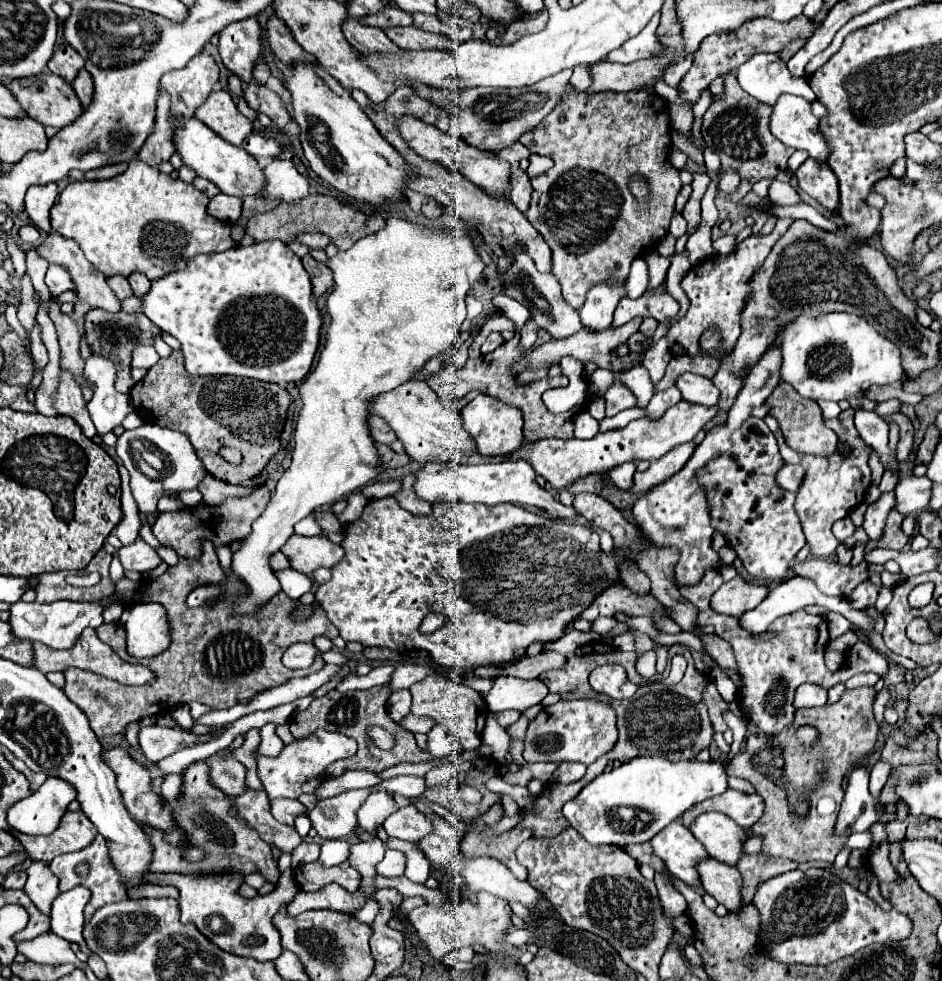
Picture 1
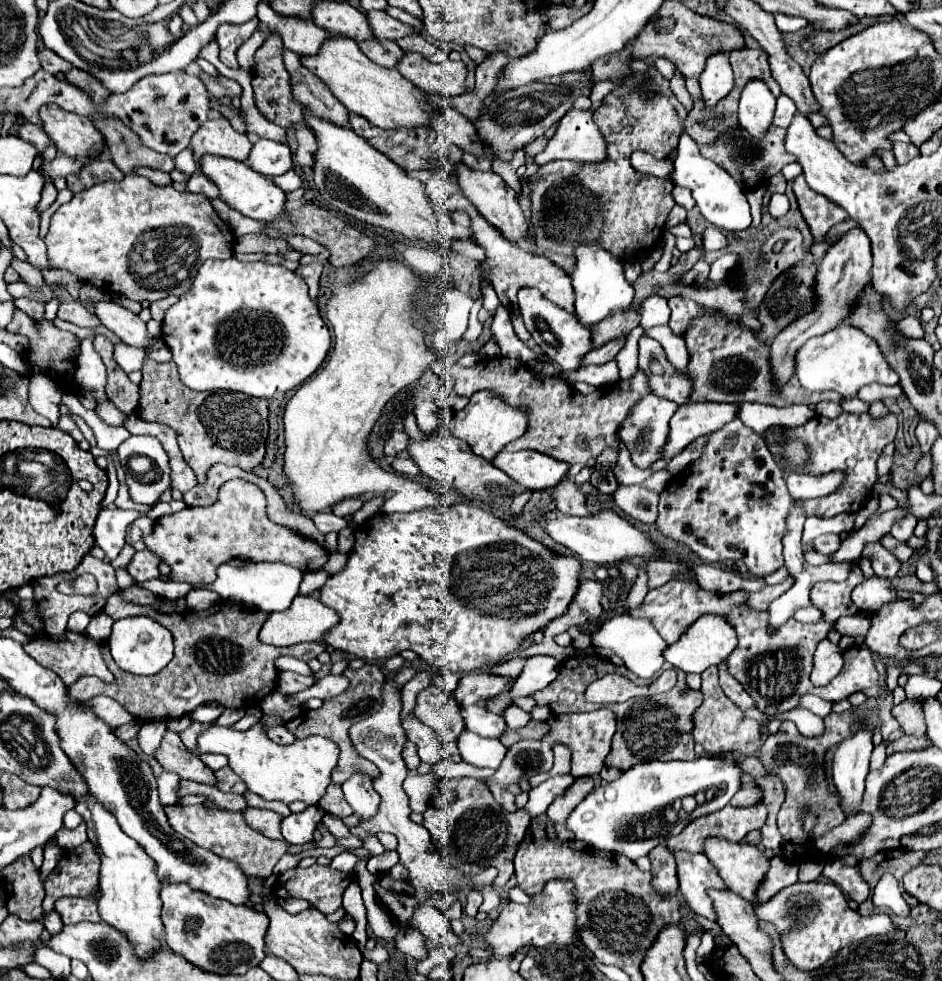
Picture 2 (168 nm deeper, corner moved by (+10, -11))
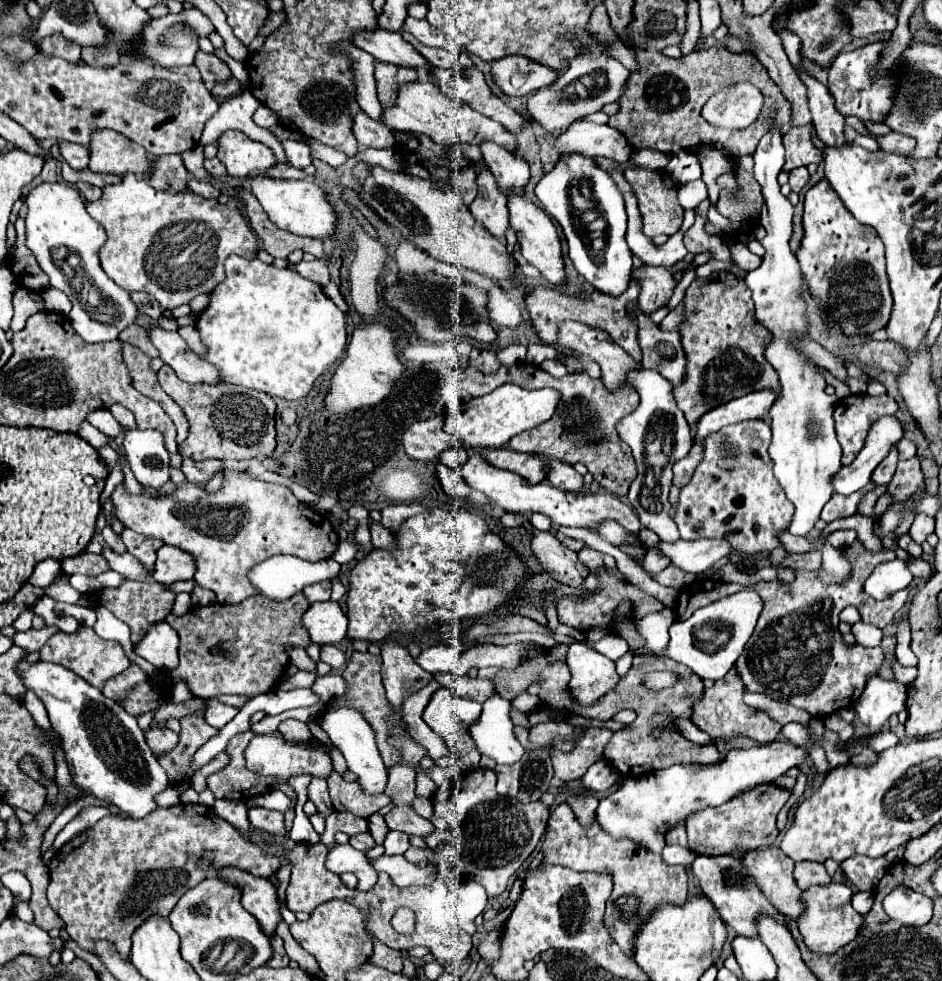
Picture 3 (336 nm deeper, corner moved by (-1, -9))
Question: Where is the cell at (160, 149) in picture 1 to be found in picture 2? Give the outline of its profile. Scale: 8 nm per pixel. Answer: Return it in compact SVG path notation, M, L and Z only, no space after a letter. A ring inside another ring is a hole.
M141 168L141 170L139 170L139 176L149 178L149 180L151 180L153 184L157 184L157 186L167 186L167 184L173 184L171 176L169 176L169 174L165 174L165 172L161 172L161 170L149 170L149 168Z

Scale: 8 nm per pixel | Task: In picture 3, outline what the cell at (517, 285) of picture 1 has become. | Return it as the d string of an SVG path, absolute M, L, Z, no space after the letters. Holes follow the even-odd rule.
M564 320L560 324L558 346L592 358L600 366L602 380L610 390L616 390L620 384L624 384L624 370L638 366L620 346L616 346L616 342L612 342L608 332L574 320Z

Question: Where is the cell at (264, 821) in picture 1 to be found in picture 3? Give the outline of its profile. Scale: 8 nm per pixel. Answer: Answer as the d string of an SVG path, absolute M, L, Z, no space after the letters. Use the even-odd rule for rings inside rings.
M176 804L170 808L158 808L148 818L134 820L134 818L118 818L118 816L104 816L96 826L78 834L68 844L64 844L58 854L50 860L50 886L48 886L48 902L54 912L64 920L68 936L84 950L92 948L92 940L102 938L114 942L116 950L122 958L128 958L130 950L130 936L148 914L166 914L184 894L184 890L196 886L200 880L206 878L206 872L200 870L196 864L184 864L184 854L208 858L218 866L236 866L254 876L270 878L278 872L286 848L278 842L254 844L242 836L238 828L222 820L214 814L212 808L202 804Z

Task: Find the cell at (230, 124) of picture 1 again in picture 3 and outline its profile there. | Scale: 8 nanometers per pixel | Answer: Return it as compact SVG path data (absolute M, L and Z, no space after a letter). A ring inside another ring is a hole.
M228 130L218 138L218 160L226 166L230 176L248 176L252 170L276 164L268 146L248 138L240 130Z

